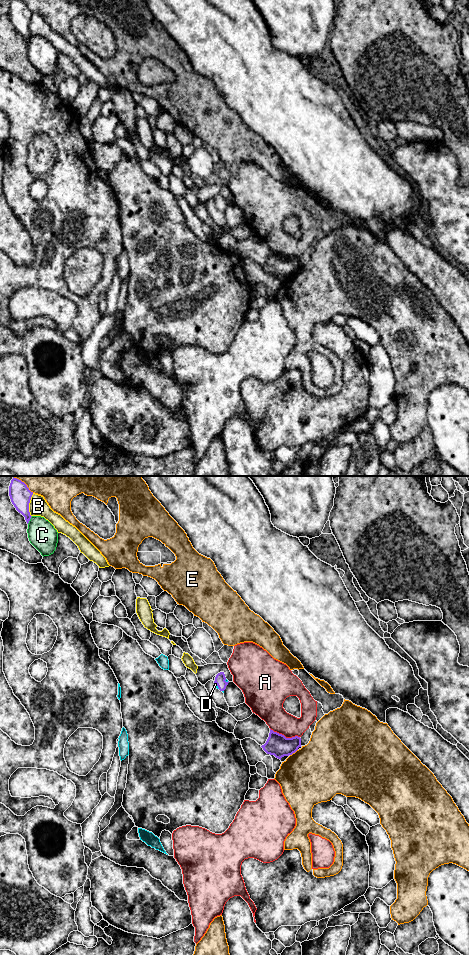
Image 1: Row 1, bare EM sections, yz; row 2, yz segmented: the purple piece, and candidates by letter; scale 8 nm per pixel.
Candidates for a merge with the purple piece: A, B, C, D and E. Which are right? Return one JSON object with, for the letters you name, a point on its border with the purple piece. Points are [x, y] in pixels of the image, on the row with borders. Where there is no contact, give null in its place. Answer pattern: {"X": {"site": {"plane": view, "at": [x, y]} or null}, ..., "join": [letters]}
{"D": {"site": {"plane": "yz", "at": [217, 685]}}, "join": ["D"]}

